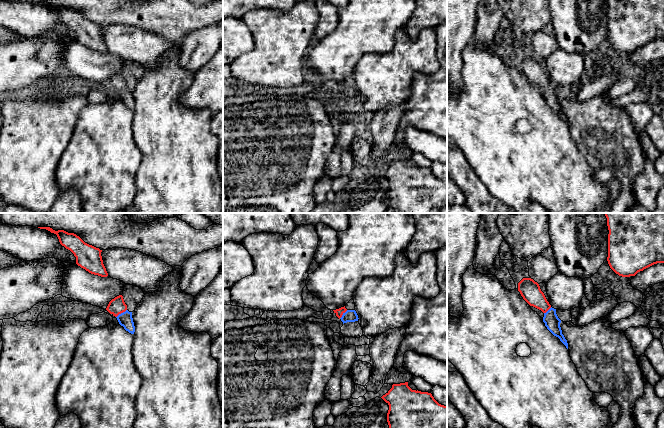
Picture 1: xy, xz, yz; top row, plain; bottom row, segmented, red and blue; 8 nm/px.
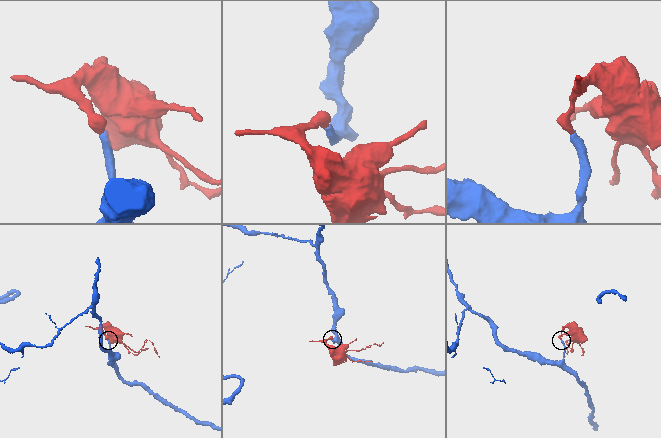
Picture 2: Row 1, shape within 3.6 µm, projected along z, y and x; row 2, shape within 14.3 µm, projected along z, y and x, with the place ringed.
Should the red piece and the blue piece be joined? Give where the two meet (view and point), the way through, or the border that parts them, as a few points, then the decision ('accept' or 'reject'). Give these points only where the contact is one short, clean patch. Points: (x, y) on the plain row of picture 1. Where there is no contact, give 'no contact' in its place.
meets red in xy at (121, 88); runs through xy (116, 82), (121, 88), (125, 95); accept

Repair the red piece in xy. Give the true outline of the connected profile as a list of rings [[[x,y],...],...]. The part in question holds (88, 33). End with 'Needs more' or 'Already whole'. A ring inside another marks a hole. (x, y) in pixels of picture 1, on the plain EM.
[[[38,3],[46,5],[57,11],[59,18],[66,25],[70,26],[76,33],[76,40],[91,50],[101,53],[107,53],[108,49],[103,40],[99,24],[85,19],[79,12],[74,9],[68,9],[64,6],[55,7],[50,3]]]. Already whole

